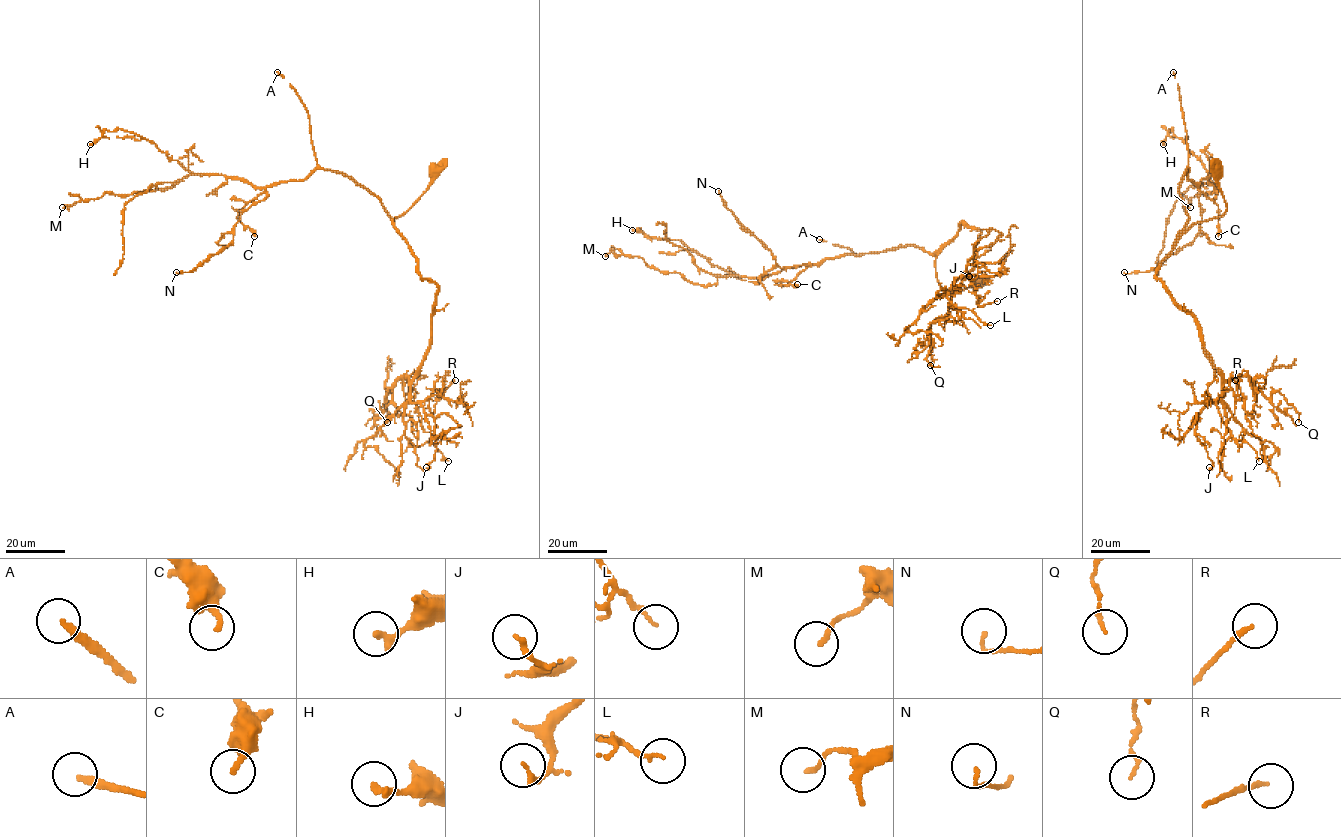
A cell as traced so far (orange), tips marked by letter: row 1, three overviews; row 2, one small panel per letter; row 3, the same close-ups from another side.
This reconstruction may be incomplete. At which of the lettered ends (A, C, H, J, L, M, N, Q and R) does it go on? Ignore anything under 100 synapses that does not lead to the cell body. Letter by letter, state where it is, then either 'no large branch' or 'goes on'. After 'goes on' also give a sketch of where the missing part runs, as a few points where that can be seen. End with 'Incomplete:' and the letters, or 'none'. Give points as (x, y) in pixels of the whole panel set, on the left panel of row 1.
A: (277, 72) | goes on
C: (254, 236) | no large branch
H: (90, 144) | no large branch
J: (426, 467) | no large branch
L: (448, 461) | no large branch
M: (62, 207) | no large branch
N: (176, 272) | no large branch
Q: (387, 422) | no large branch
R: (455, 380) | no large branch
Incomplete: A

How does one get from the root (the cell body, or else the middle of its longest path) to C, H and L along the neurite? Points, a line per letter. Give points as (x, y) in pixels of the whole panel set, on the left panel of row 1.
C: (432, 171), (393, 222), (402, 236), (375, 196), (319, 168), (243, 207), (237, 219), (254, 236)
H: (432, 171), (393, 222), (402, 236), (381, 202), (340, 173), (255, 187), (190, 173), (120, 129), (90, 144)
L: (432, 171), (428, 189), (393, 224), (418, 273), (437, 287), (405, 435), (414, 446), (431, 441), (448, 461)

